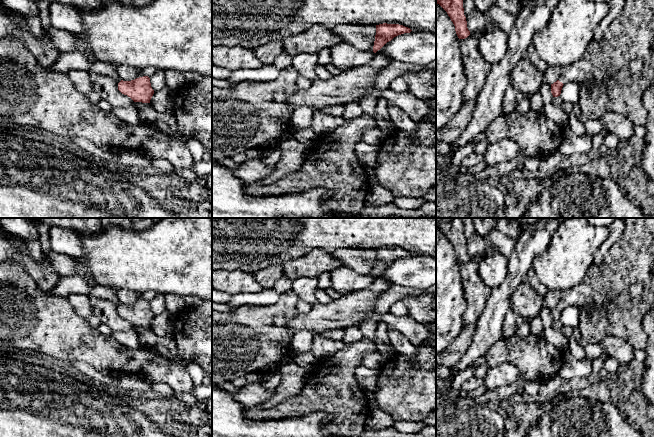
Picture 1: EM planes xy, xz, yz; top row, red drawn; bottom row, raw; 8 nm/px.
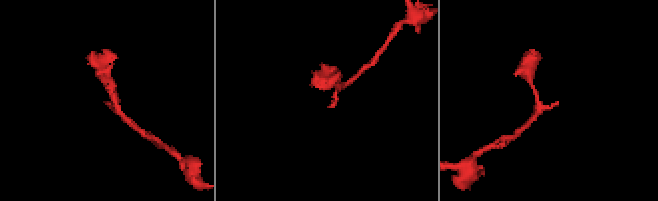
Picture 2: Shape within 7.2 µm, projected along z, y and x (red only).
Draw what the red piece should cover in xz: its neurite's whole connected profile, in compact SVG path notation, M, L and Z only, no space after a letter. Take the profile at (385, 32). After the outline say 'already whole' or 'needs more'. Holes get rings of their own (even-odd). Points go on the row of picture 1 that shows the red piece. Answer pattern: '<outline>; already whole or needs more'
M379 24L376 25L376 35L373 46L373 52L376 53L380 50L387 42L391 41L394 37L410 33L412 30L408 27L399 24Z; already whole

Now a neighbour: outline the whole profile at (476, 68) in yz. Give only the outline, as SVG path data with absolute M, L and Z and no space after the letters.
M470 32L465 39L459 39L467 85L463 91L463 102L477 101L487 79L491 65L479 52L479 33Z

